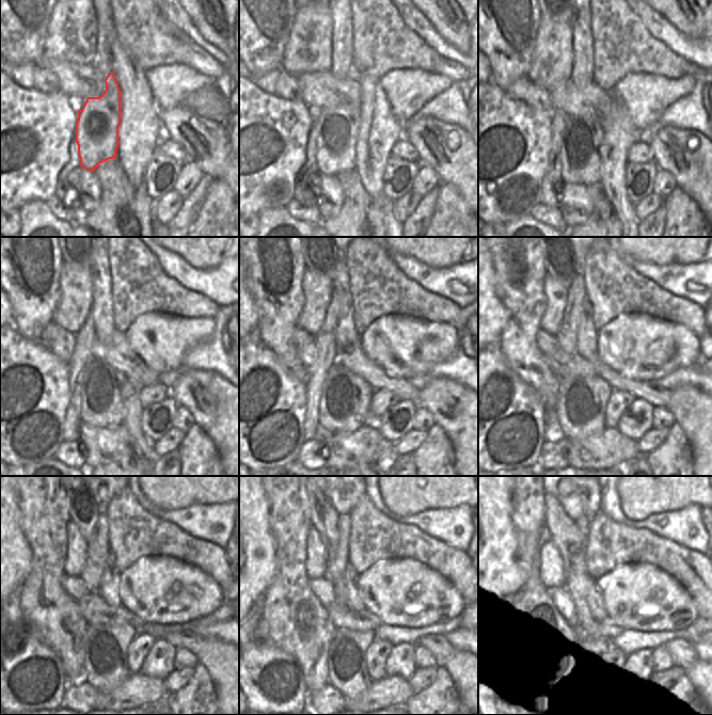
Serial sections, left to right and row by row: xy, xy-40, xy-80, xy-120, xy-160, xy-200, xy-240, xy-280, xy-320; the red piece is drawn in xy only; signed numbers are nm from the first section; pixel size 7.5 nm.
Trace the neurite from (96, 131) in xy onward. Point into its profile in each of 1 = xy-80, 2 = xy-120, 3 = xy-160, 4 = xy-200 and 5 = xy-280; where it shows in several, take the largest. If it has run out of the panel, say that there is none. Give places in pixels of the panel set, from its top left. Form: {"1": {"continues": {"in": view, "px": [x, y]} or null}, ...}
{"1": {"continues": {"in": "xy-80", "px": [580, 164]}}, "2": {"continues": {"in": "xy-120", "px": [103, 406]}}, "3": {"continues": {"in": "xy-160", "px": [346, 397]}}, "4": {"continues": {"in": "xy-200", "px": [582, 400]}}, "5": {"continues": {"in": "xy-280", "px": [347, 672]}}}

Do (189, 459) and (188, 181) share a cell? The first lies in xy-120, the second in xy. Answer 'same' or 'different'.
different

